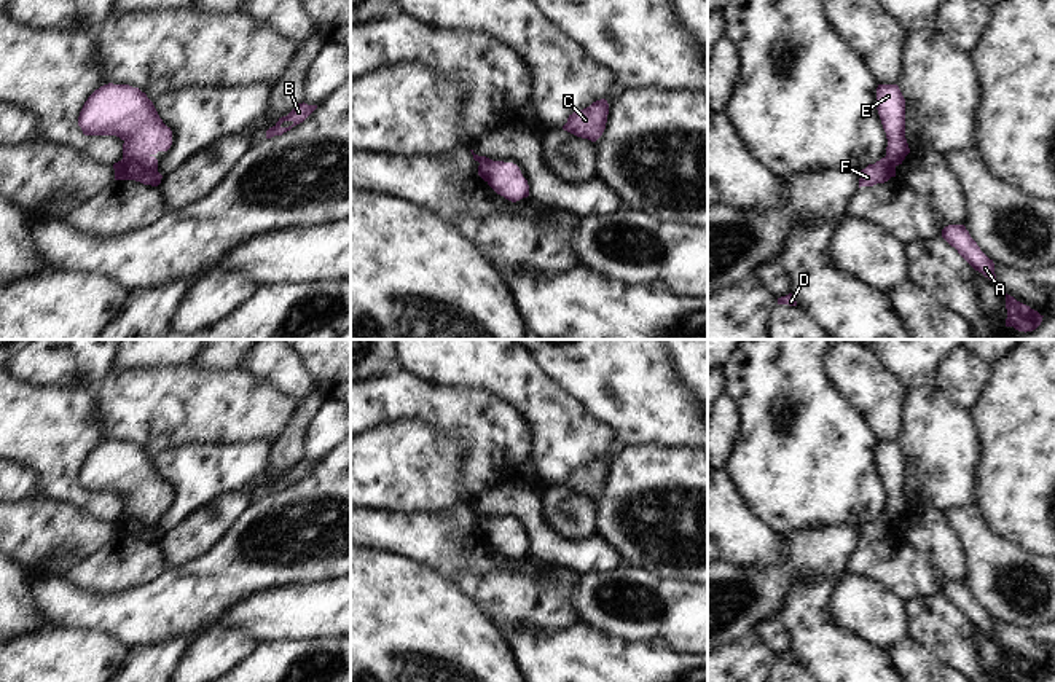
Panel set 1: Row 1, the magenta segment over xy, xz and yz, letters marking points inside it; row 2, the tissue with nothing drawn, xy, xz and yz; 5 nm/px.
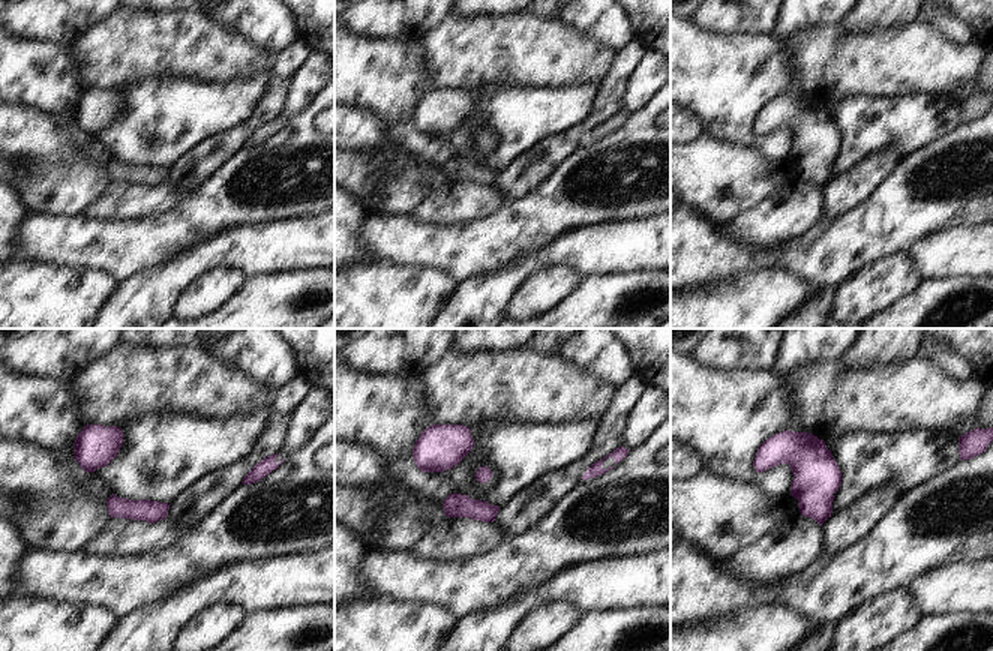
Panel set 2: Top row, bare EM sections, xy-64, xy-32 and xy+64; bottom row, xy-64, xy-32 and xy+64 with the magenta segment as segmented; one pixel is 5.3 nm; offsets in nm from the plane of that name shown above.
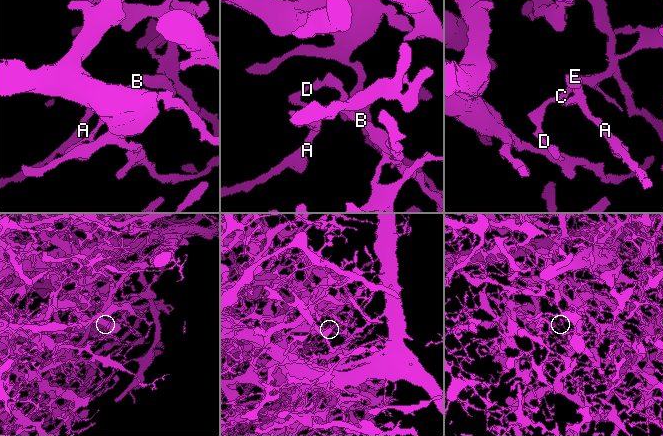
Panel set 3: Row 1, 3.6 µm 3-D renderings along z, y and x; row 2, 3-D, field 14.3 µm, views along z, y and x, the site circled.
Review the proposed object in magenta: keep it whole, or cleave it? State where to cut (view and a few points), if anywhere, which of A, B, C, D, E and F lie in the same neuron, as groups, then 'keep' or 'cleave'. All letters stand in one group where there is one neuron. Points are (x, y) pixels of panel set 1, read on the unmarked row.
xy (123, 513), (158, 531) | A E / B C D F | cleave

